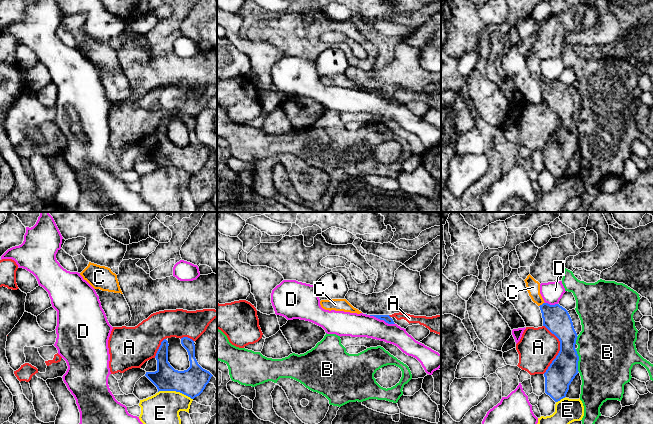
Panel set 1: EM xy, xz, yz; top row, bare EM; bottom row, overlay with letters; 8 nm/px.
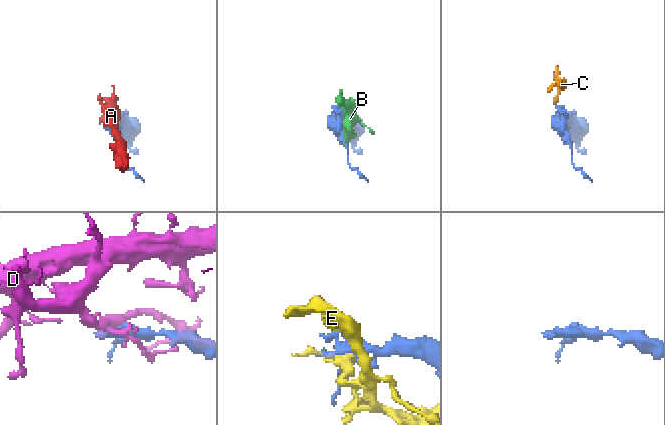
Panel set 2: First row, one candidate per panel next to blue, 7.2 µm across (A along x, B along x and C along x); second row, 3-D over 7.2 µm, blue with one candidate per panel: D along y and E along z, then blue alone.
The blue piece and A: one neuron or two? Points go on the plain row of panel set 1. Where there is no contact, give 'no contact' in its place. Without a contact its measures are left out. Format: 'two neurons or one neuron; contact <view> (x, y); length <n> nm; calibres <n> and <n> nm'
two neurons; contact yz (560, 125); length 400 nm; calibres 220 and 320 nm

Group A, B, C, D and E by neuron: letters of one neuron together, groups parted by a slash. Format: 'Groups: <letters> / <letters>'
Groups: A / B / C / D / E

